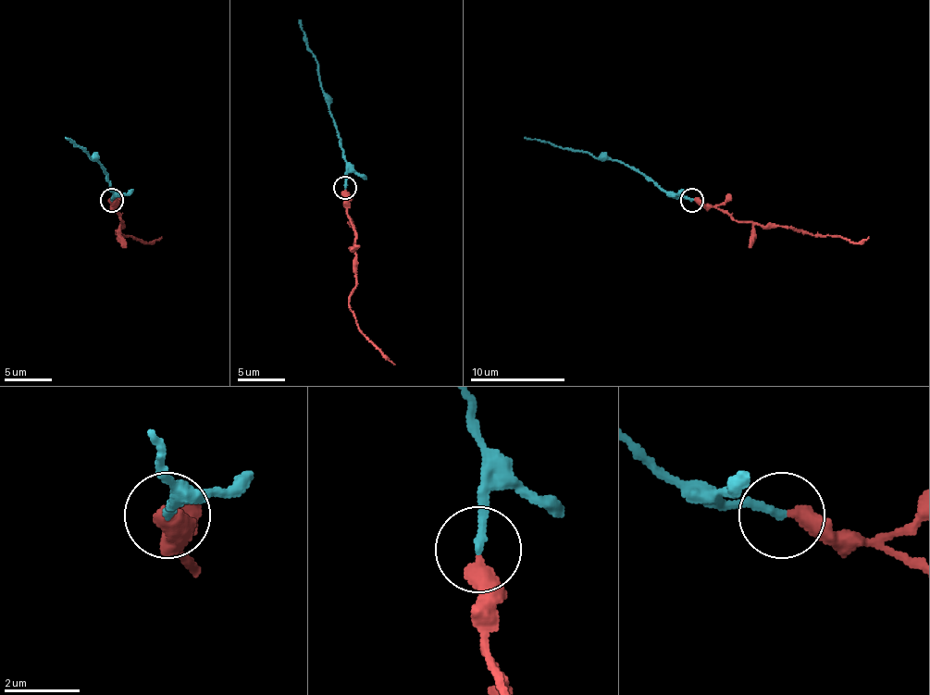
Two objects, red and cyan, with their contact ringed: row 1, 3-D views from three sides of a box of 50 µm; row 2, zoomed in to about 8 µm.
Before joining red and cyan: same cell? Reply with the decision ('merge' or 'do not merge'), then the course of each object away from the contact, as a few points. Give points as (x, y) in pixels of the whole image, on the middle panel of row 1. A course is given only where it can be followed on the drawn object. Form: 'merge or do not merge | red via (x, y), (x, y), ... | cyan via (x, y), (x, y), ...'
merge | red via (345, 189), (348, 216), (354, 231), (354, 289), (348, 305), (357, 327), (395, 365) | cyan via (345, 187), (345, 158), (328, 106), (328, 96), (319, 82), (316, 58), (307, 46), (307, 37), (298, 20)

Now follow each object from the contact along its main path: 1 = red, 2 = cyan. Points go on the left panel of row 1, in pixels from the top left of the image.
1: (112, 199), (121, 220), (121, 228), (115, 232), (145, 242), (162, 237)
2: (112, 199), (105, 173), (95, 159), (65, 137)

